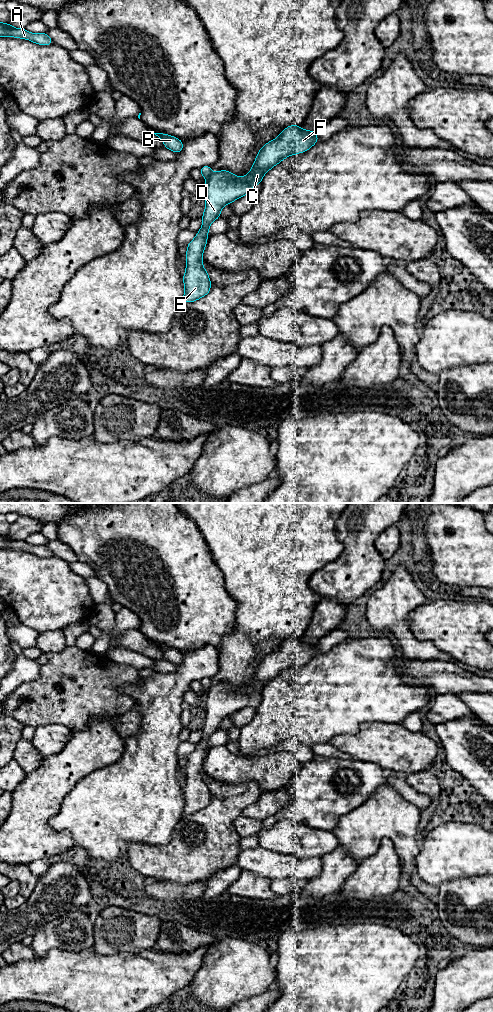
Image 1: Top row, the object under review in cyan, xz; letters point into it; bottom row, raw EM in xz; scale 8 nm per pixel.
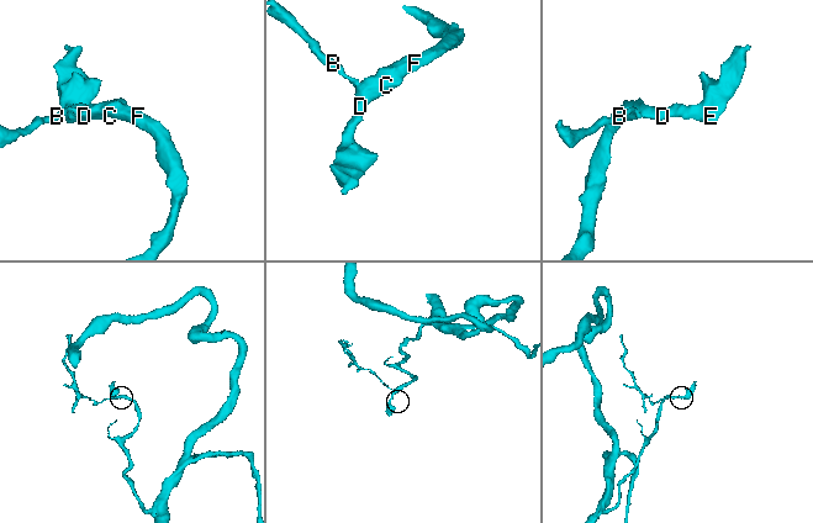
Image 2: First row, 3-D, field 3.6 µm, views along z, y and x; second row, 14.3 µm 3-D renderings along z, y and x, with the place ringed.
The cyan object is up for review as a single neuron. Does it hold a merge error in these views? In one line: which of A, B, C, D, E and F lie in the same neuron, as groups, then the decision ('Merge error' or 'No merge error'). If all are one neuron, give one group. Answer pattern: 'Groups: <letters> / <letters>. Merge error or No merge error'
Groups: A B / C D E F. Merge error

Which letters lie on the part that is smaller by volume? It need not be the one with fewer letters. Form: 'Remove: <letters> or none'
Remove: A, B

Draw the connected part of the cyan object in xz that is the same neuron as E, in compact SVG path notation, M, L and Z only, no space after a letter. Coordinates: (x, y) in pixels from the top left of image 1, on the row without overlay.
M297 636L290 637L285 640L281 646L274 652L266 655L258 664L256 671L250 684L244 689L237 689L233 685L227 682L217 683L212 685L206 691L206 718L202 727L203 736L201 741L197 744L197 748L187 757L186 765L186 784L183 787L183 794L185 798L185 804L183 807L183 814L194 814L210 804L211 793L202 777L203 763L207 756L208 743L211 735L220 730L220 724L222 720L245 708L248 703L261 695L263 688L275 677L290 667L303 665L308 663L314 656L318 654L317 643L307 643L300 640Z

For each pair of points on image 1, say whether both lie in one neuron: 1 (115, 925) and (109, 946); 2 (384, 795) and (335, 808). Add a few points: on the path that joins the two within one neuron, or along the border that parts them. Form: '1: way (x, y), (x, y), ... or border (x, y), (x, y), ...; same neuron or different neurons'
1: way (115, 930), (109, 941); same neuron
2: border (383, 784), (361, 805), (347, 814); different neurons

